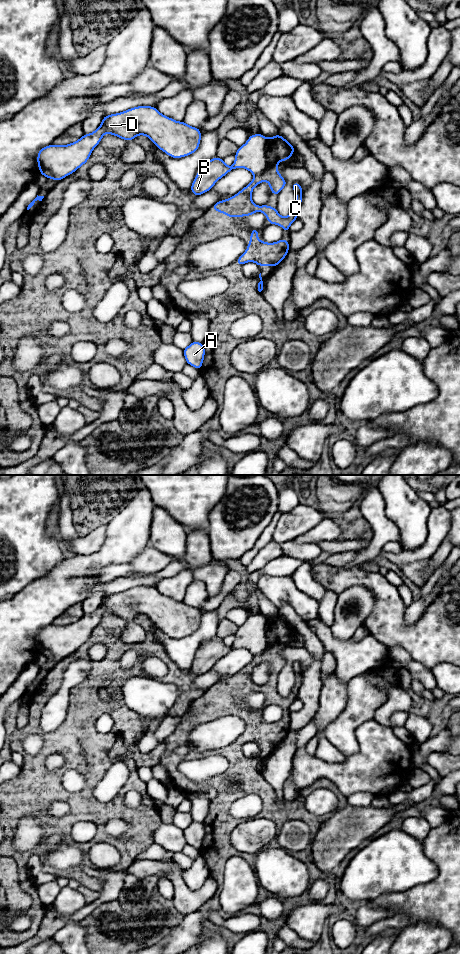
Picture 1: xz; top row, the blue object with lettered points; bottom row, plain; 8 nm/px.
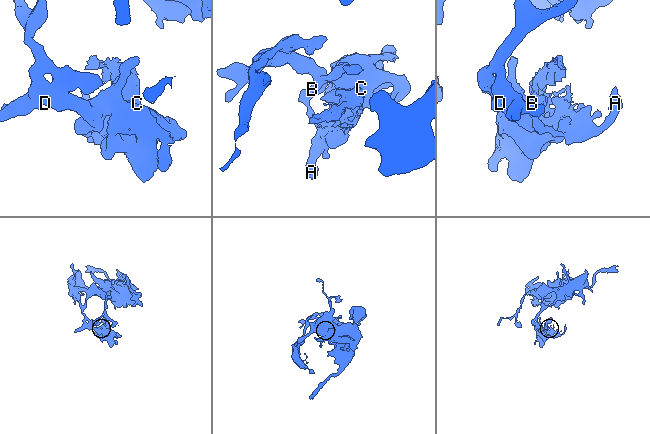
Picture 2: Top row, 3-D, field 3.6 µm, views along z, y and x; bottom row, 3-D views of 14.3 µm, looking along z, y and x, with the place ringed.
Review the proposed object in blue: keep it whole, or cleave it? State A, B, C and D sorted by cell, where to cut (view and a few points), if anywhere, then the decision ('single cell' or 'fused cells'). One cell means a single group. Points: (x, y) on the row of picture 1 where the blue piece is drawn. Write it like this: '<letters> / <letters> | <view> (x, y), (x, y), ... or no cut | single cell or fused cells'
A B D / C | xz (267, 138), (267, 159), (270, 163), (261, 173), (255, 175) | fused cells

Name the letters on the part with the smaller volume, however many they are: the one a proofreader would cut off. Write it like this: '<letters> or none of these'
C

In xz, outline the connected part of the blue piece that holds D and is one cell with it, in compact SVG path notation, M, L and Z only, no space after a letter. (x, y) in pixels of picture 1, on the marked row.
M137 106L124 112L106 115L101 125L90 134L68 145L49 145L38 152L39 173L57 182L88 162L93 149L109 133L127 141L138 135L151 139L157 148L172 158L197 151L201 130L161 114L156 107Z

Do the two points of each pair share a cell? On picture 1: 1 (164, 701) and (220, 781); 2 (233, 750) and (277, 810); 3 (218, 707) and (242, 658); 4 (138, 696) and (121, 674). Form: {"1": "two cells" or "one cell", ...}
{"1": "two cells", "2": "one cell", "3": "two cells", "4": "two cells"}

